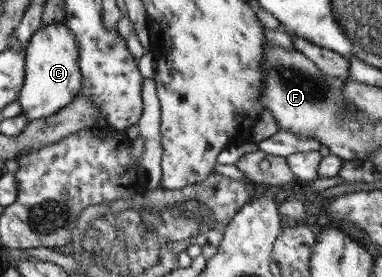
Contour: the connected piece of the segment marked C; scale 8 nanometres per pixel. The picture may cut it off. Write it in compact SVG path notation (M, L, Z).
M65 22L47 24L39 28L31 36L23 53L27 61L27 78L21 87L17 102L21 104L21 113L27 116L30 123L33 120L49 118L71 104L72 99L79 95L79 82L84 80L84 76L80 66L80 42Z

